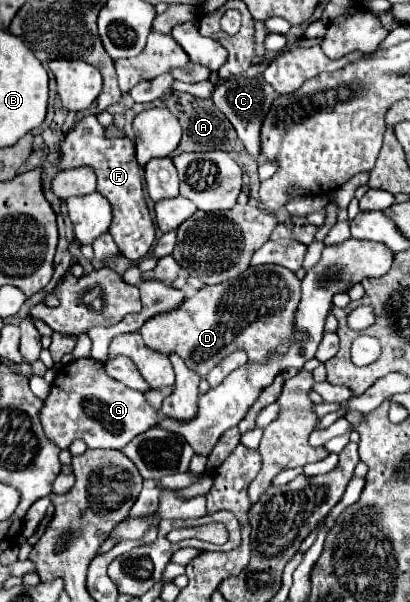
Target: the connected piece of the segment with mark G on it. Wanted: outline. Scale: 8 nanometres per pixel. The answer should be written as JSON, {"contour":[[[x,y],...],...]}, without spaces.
{"contour":[[[75,359],[67,365],[63,365],[57,371],[49,397],[45,399],[45,403],[39,411],[39,419],[41,419],[45,435],[59,449],[69,449],[69,445],[75,439],[81,439],[89,449],[123,449],[133,437],[151,429],[159,421],[157,415],[159,415],[159,411],[149,407],[143,393],[137,393],[137,391],[125,387],[121,381],[113,381],[113,377],[109,377],[105,373],[103,363],[99,363],[95,359]]]}

